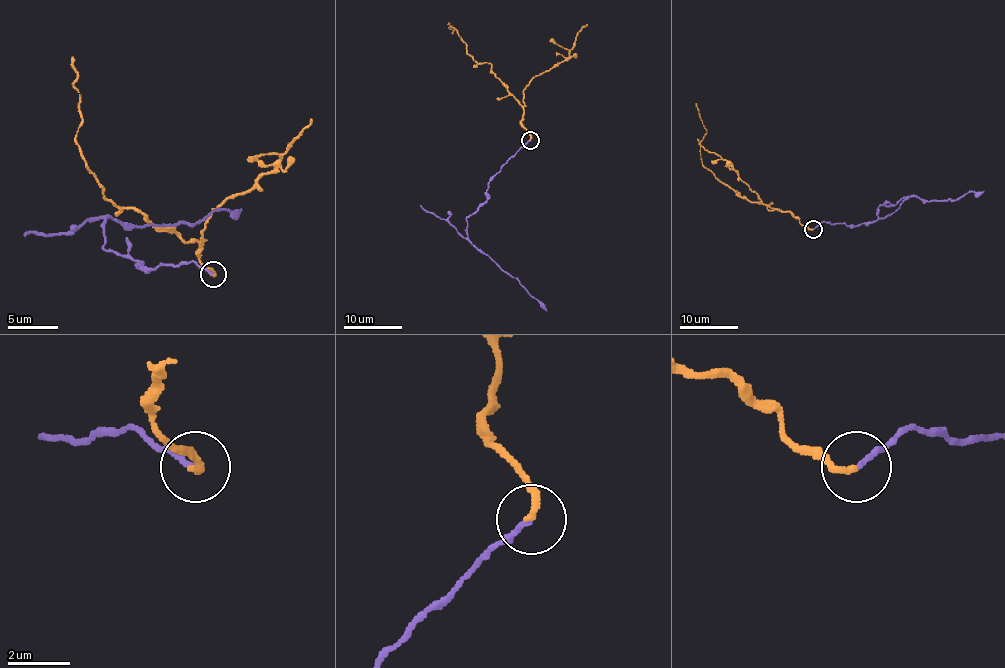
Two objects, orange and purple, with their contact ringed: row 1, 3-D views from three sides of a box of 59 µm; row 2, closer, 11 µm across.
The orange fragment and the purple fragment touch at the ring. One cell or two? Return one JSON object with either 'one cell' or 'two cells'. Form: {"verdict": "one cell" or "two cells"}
{"verdict": "one cell"}

